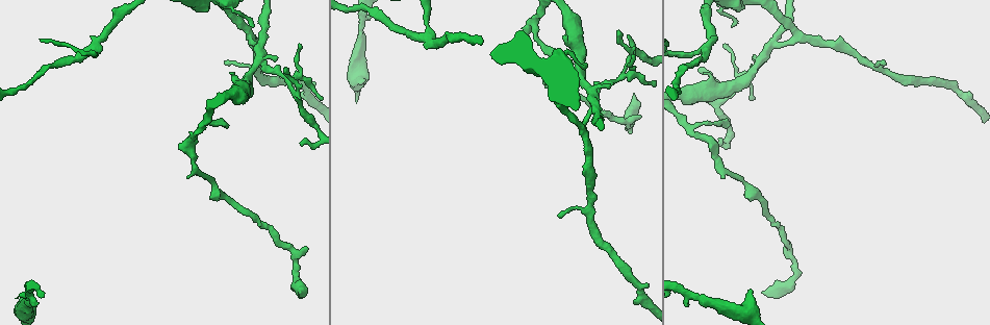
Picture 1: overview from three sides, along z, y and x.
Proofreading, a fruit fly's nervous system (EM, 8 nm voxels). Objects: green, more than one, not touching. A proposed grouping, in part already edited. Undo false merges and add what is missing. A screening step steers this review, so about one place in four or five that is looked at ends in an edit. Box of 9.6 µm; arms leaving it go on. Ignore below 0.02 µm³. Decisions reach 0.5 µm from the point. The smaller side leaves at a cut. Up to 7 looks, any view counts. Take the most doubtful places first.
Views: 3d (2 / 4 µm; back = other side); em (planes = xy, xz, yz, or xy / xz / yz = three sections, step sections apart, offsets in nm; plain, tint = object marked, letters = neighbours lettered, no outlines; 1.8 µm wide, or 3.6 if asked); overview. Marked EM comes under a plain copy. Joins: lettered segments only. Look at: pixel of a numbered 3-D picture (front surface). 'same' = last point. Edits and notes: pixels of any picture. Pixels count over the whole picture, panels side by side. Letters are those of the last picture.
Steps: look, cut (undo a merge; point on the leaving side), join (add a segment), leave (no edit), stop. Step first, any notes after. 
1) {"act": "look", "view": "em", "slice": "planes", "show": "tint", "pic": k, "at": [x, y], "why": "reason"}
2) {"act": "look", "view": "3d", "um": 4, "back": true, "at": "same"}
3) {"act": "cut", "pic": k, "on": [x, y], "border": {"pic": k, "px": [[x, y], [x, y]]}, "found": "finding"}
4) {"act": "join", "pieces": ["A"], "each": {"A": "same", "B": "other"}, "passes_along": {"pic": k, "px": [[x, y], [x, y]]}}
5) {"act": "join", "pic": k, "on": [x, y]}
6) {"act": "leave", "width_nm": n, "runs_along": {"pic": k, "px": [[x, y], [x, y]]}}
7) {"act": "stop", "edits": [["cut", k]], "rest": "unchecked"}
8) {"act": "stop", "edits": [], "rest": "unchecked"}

{"act": "look", "view": "3d", "um": 2, "pic": 1, "at": [591, 92], "why": "three arms meet"}

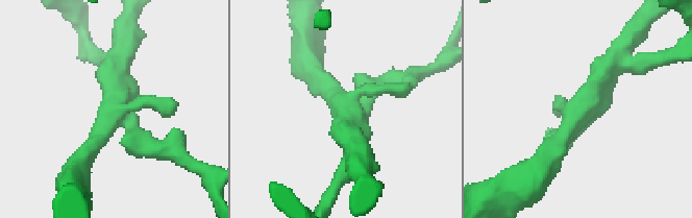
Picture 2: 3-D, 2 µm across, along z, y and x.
{"act": "look", "view": "em", "slice": "planes", "show": "letters", "pic": 2, "at": [114, 116]}

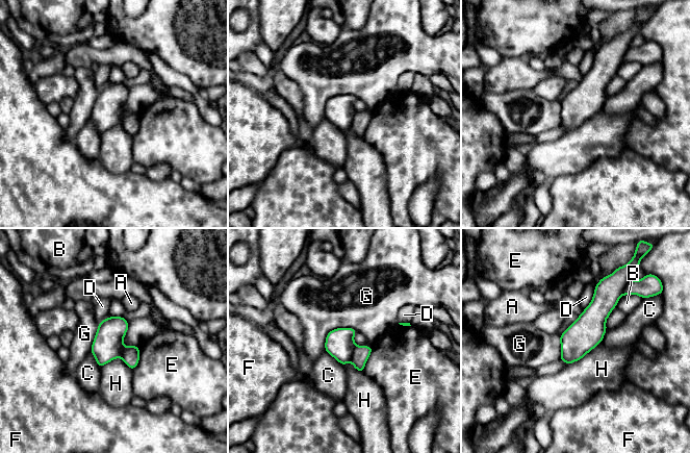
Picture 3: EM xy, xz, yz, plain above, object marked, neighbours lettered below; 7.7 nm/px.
{"act": "cut", "pic": 3, "on": [339, 343], "each": {"A": "other", "B": "other", "C": "other", "D": "other", "E": "other", "F": "other", "G": "other", "H": "other"}, "border": {"pic": 3, "px": [[356, 346], [350, 360]]}, "found": "a second cell is stuck on"}

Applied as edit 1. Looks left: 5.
{"act": "look", "view": "em", "um": 3.6, "slice": "planes", "show": "letters", "pic": 1, "at": [750, 289]}

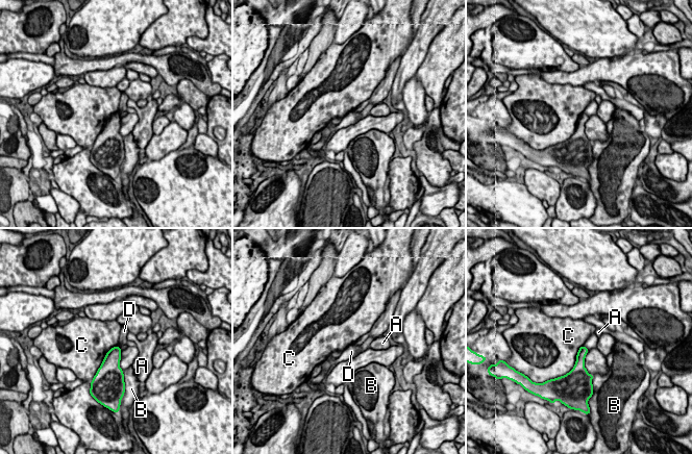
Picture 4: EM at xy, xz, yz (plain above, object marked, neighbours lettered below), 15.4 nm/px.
{"act": "leave", "longest_contact_nm": ["C", 550], "each": {"A": "other", "B": "other", "C": "other", "D": "other"}, "border": {"pic": 4, "px": [[583, 345], [574, 366], [563, 375]]}, "found": "none of them fits"}

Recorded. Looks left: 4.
{"act": "look", "view": "em", "slice": "xz", "step": 4, "show": "letters", "pic": 1, "at": [719, 143], "why": "thin end"}

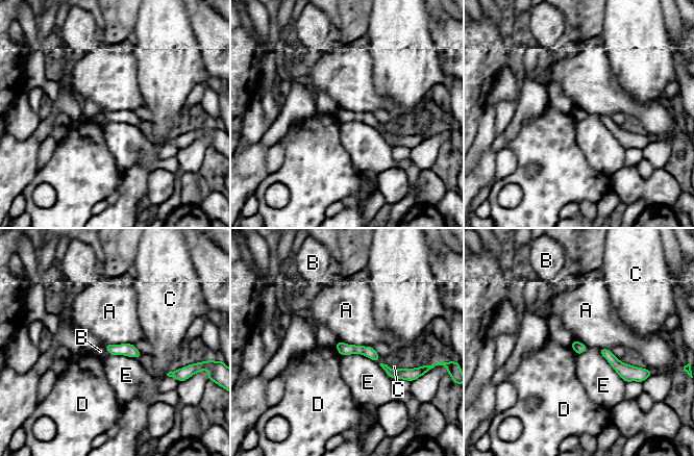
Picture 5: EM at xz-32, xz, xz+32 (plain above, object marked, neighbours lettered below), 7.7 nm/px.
{"act": "look", "view": "em", "slice": "xy", "step": 4, "show": "letters", "at": "same", "why": "another direction"}

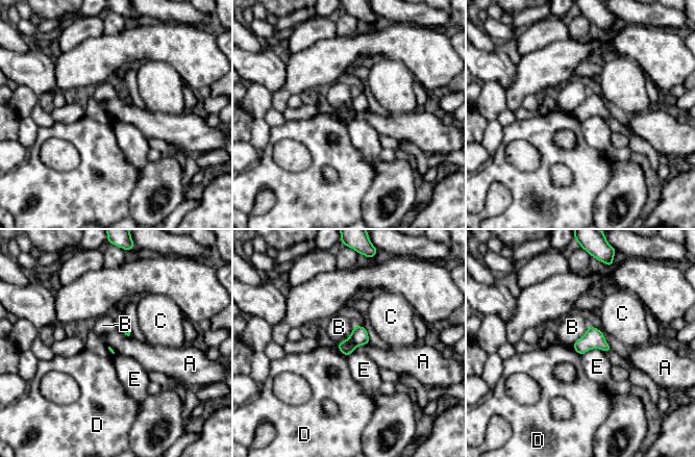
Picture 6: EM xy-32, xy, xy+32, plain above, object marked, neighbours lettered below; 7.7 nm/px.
{"act": "leave", "each": {"A": "other", "B": "other", "C": "other", "D": "other", "E": "other"}, "border": {"pic": 6, "px": [[369, 341], [358, 345], [353, 351]]}, "found": "none of them fits"}

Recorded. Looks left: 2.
{"act": "stop", "edits": [["cut", 3]], "rest": "unchecked"}

